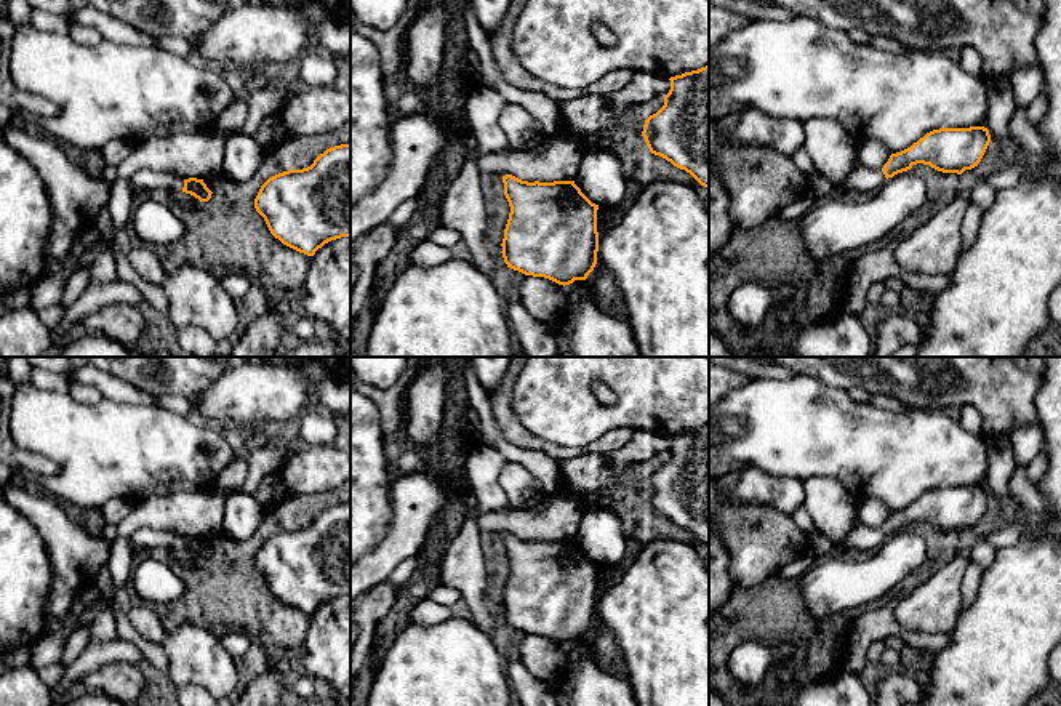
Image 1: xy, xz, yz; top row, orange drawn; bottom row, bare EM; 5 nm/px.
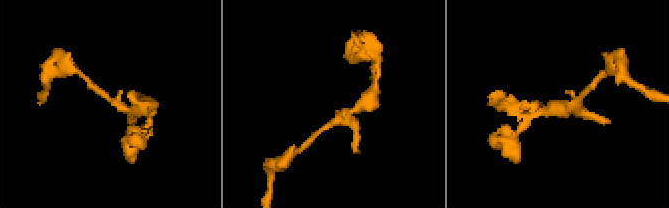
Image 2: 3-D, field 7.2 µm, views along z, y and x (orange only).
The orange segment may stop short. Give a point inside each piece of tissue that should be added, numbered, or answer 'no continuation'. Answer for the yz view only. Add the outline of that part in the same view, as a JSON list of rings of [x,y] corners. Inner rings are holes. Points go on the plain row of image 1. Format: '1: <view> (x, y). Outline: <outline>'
1: yz (861, 538). Outline: [[[858,523],[839,546],[840,554],[877,551],[887,540],[882,528],[866,527]]]

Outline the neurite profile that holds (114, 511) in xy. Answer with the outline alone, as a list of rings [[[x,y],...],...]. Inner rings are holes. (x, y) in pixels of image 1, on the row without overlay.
[[[112,498],[101,507],[101,512],[104,515],[106,523],[118,525],[125,517],[131,514],[133,507],[134,503],[131,503],[130,499]]]

